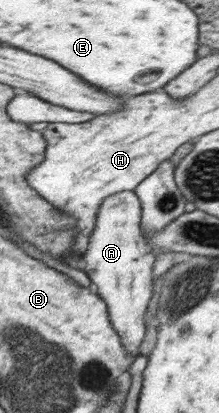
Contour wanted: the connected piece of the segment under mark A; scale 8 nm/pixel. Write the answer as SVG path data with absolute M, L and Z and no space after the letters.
M123 191L118 192L117 194L113 194L108 196L99 207L97 216L96 216L96 223L93 232L91 233L89 244L87 247L87 252L81 256L84 260L84 264L82 265L81 269L87 273L87 276L90 278L92 282L92 286L94 291L98 293L98 295L106 302L108 313L109 313L109 320L111 321L111 328L117 332L119 338L121 338L121 344L123 344L123 348L125 348L125 354L127 356L131 356L131 358L136 359L140 355L140 348L143 344L145 333L146 333L146 312L147 312L147 304L149 304L149 300L151 300L152 292L154 284L152 283L153 280L153 264L155 264L155 252L153 247L148 243L146 237L143 235L142 226L140 225L142 219L142 206L138 196L136 195L135 191Z

